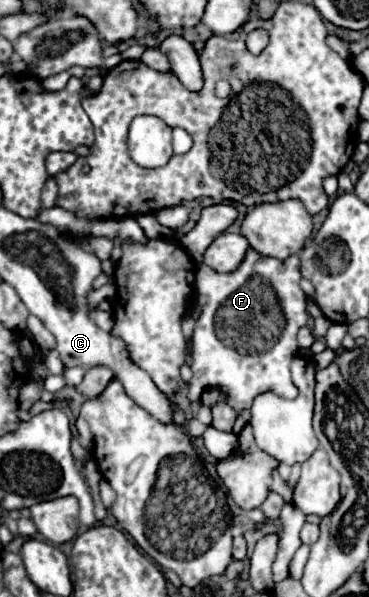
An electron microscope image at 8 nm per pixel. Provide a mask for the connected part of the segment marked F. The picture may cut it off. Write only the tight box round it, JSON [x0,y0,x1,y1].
[188,248,308,412]

